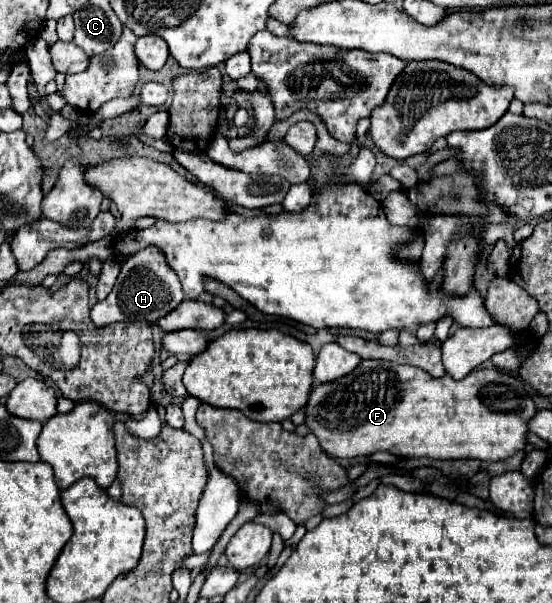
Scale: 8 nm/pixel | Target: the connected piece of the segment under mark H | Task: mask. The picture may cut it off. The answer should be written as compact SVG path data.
M155 247L141 249L127 257L121 265L117 283L113 291L103 299L97 301L91 309L91 321L97 327L105 327L115 321L147 321L153 323L159 317L167 315L181 303L181 283L175 271L167 265L167 259L163 253Z

